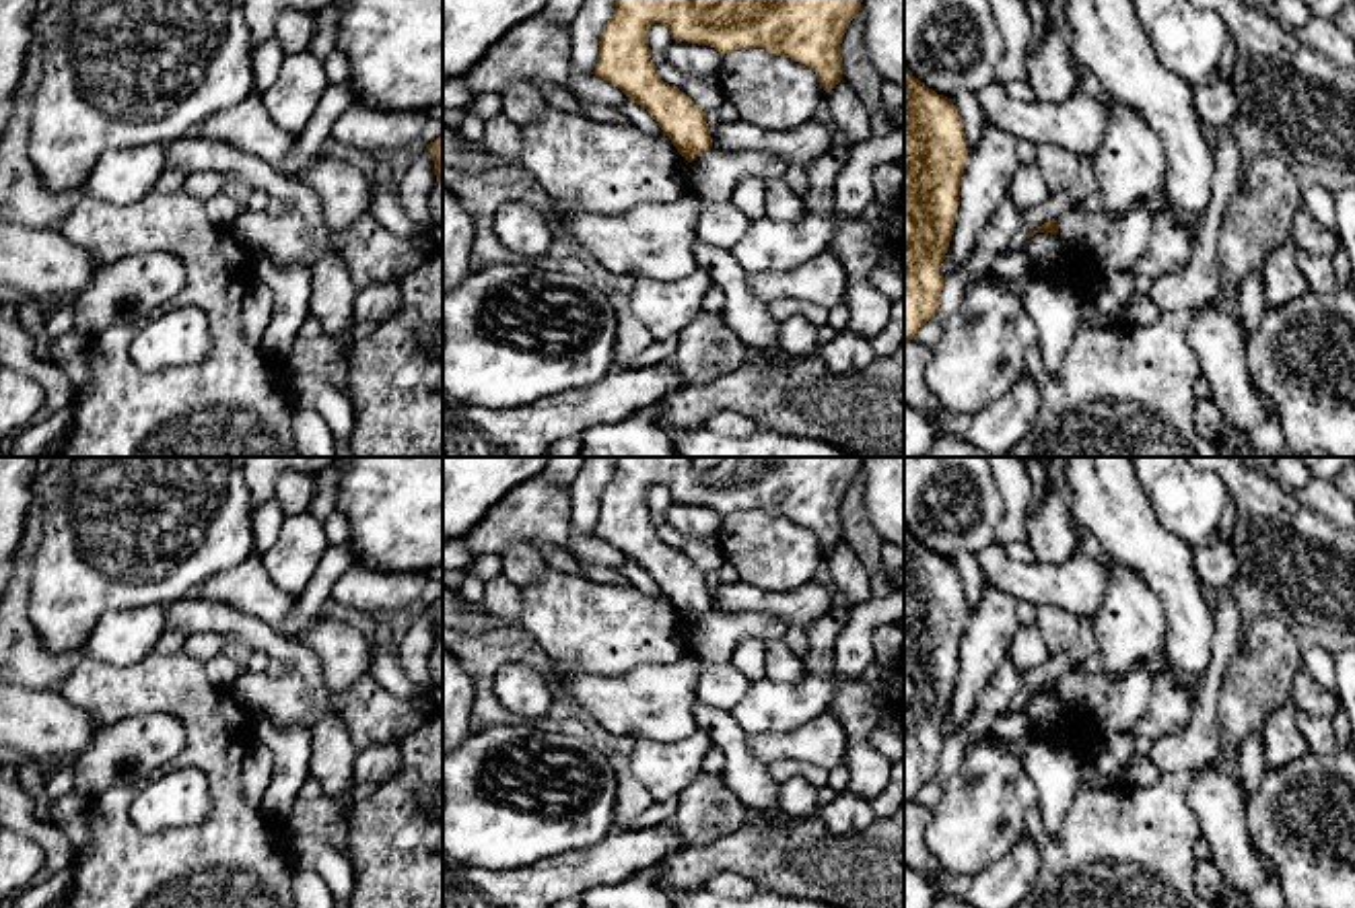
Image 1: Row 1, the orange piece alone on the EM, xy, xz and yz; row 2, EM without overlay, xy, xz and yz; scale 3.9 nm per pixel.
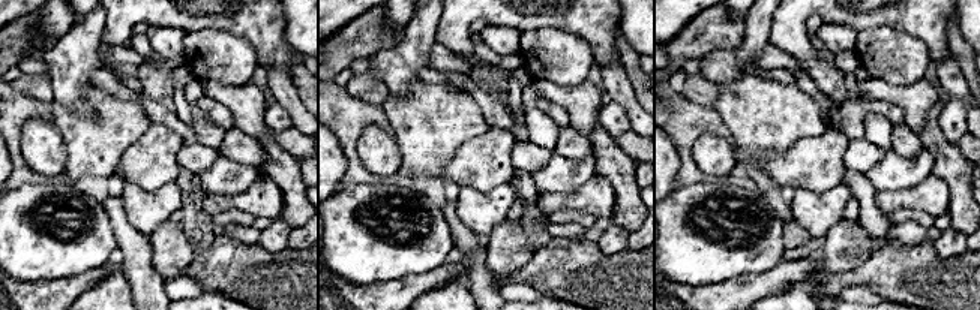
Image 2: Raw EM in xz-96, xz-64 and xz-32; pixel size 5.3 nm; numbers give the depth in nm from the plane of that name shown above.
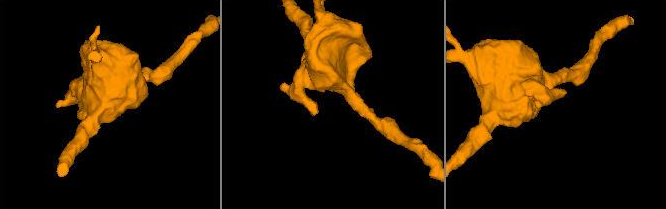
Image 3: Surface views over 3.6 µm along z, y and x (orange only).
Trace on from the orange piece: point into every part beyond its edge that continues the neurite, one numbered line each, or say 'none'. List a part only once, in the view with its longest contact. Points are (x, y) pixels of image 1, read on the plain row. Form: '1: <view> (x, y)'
none

